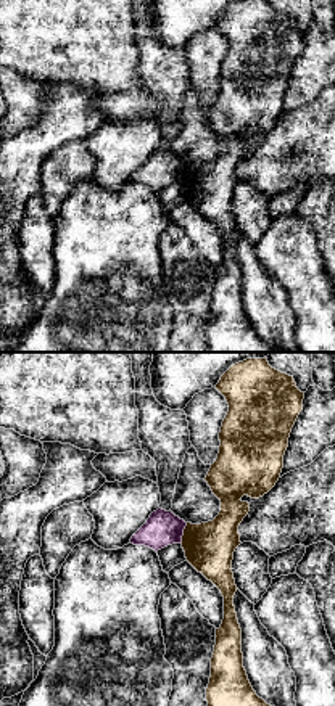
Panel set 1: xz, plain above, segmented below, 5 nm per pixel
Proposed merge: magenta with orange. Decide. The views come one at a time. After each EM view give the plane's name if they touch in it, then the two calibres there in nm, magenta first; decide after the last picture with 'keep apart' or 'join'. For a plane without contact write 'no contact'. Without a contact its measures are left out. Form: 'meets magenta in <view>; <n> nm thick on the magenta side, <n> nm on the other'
meets magenta in xz; 180 nm thick on the magenta side, 240 nm on the other

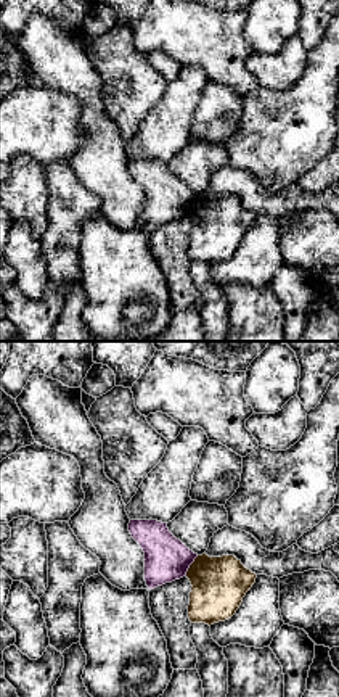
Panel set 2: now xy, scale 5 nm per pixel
meets magenta in xy; 220 nm thick on the magenta side, 280 nm on the other

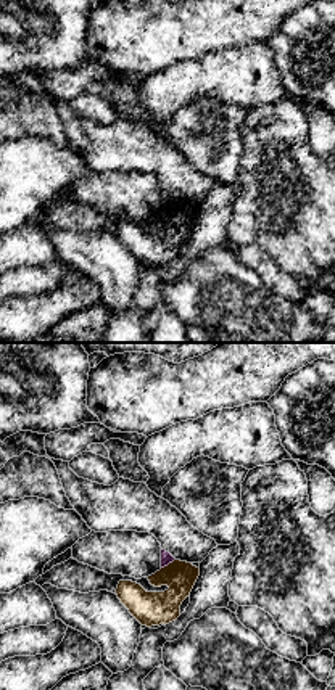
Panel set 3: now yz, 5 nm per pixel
meets magenta in yz; 60 nm thick on the magenta side, 180 nm on the other

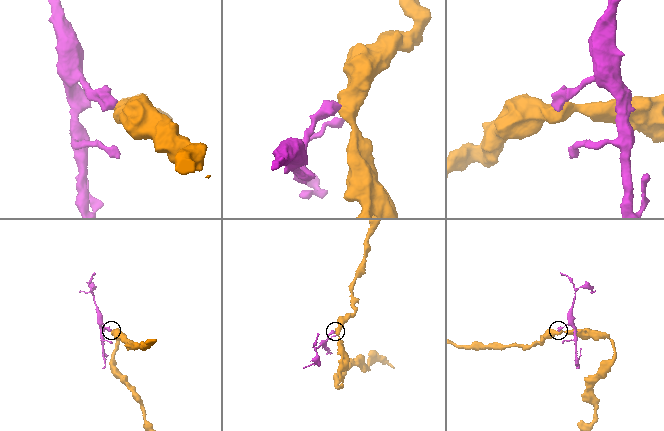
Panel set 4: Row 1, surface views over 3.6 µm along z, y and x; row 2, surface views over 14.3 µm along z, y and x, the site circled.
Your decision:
keep apart

